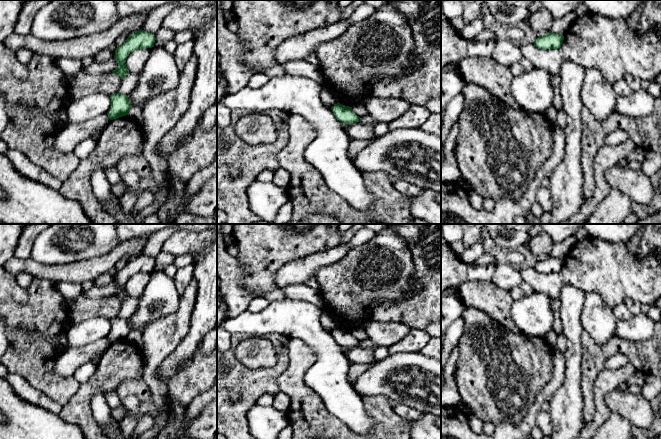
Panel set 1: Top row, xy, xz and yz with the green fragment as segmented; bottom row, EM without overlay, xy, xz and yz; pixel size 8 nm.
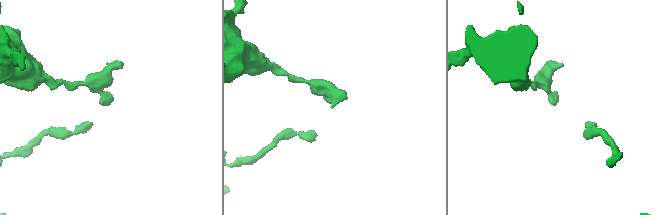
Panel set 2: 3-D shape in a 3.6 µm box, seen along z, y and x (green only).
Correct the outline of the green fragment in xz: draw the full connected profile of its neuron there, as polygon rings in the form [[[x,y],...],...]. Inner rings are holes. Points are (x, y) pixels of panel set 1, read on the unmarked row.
[[[337,327],[331,331],[331,334],[341,347],[353,348],[359,346],[360,341],[353,336],[352,331]]]

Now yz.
[[[549,255],[543,259],[539,259],[534,268],[536,271],[543,274],[558,273],[562,269],[563,264],[563,259]]]

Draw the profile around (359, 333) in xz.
[[[356,327],[353,331],[352,331],[352,334],[353,336],[359,340],[359,341],[362,341],[362,340],[367,340],[368,339],[368,336],[366,334],[366,331],[365,329],[361,328],[361,327]]]

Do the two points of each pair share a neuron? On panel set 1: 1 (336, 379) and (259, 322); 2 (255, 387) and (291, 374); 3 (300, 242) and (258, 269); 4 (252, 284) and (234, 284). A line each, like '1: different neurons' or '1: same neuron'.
1: same neuron
2: different neurons
3: same neuron
4: different neurons

